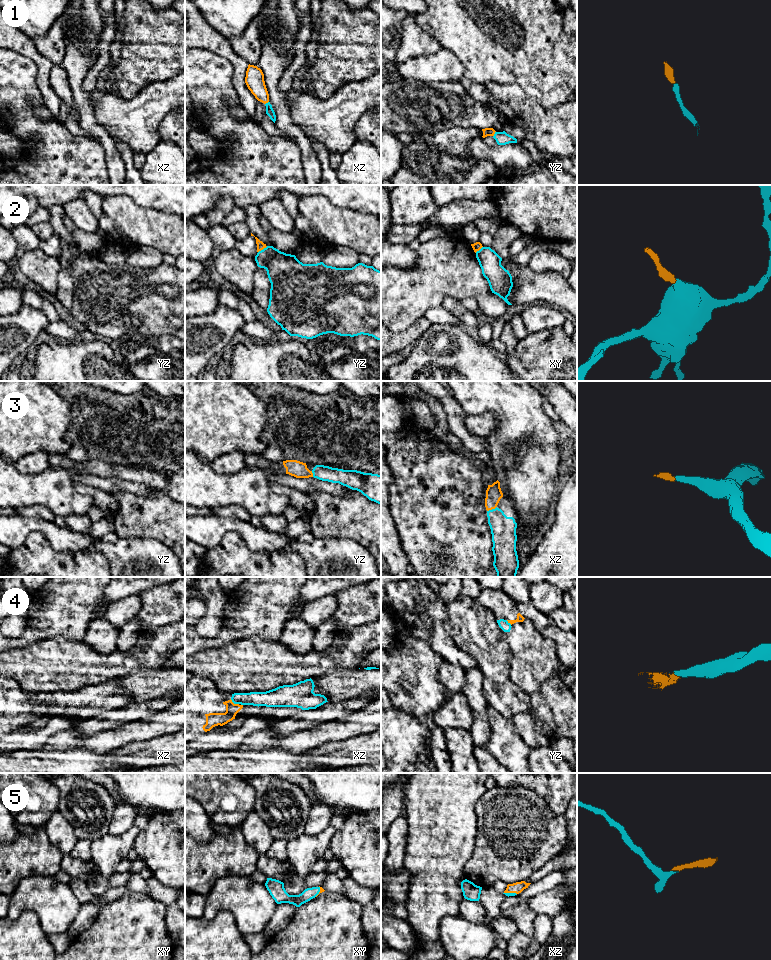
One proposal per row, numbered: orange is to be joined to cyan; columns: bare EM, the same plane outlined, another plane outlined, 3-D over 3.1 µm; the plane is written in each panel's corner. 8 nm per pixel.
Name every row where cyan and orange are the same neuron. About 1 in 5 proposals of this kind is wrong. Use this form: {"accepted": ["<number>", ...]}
{"accepted": ["1", "2", "3", "5"]}

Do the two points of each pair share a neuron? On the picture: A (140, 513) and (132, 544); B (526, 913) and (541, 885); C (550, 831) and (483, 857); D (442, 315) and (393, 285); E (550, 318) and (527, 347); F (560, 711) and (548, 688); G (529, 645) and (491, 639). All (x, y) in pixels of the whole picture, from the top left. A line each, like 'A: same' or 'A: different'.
A: different
B: different
C: same
D: different
E: different
F: same
G: different

